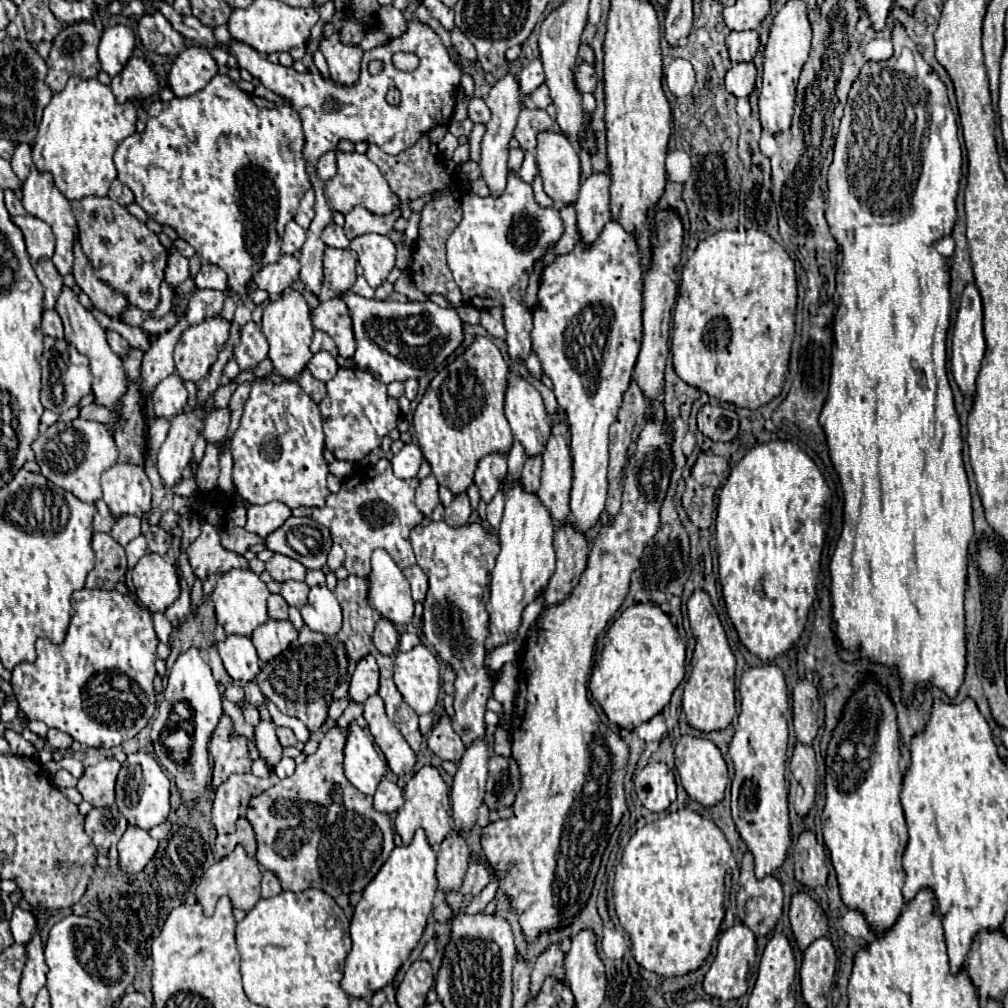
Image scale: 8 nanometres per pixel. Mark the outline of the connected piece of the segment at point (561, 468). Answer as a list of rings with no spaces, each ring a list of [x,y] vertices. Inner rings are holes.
[[[559,421],[551,427],[551,437],[543,451],[543,473],[541,487],[537,491],[543,505],[551,511],[557,523],[565,523],[569,515],[569,493],[571,493],[571,453],[567,423]]]

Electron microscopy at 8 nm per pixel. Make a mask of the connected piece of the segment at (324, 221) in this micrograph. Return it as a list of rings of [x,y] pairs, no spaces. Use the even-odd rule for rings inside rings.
[[[419,19],[407,21],[405,33],[391,39],[391,43],[373,47],[363,53],[361,75],[355,85],[335,85],[335,81],[331,81],[329,77],[325,79],[321,73],[297,73],[293,67],[271,63],[265,55],[259,55],[253,47],[241,41],[231,41],[229,51],[237,57],[239,67],[247,69],[255,79],[259,79],[267,89],[271,89],[279,97],[289,99],[289,103],[293,105],[293,109],[299,113],[303,121],[303,133],[305,133],[303,155],[307,161],[307,173],[309,173],[317,203],[315,203],[315,219],[307,229],[307,241],[299,257],[299,263],[301,263],[299,279],[303,281],[307,291],[319,297],[321,281],[323,281],[323,251],[325,251],[325,243],[319,239],[319,235],[333,219],[333,211],[323,195],[325,183],[317,177],[317,169],[315,169],[319,157],[327,151],[335,151],[341,139],[347,139],[351,143],[359,143],[359,141],[375,143],[387,155],[399,155],[401,151],[409,149],[411,145],[415,145],[415,141],[419,141],[421,135],[425,135],[433,127],[449,123],[457,103],[461,71],[451,61],[439,35]],[[395,51],[415,53],[421,61],[419,67],[411,73],[395,69],[395,65],[391,63],[391,55]],[[371,59],[381,59],[385,63],[385,69],[379,75],[367,73],[367,65]],[[389,87],[397,87],[401,91],[399,105],[389,105],[385,101],[385,93]],[[449,107],[451,107],[451,117],[449,117]]]

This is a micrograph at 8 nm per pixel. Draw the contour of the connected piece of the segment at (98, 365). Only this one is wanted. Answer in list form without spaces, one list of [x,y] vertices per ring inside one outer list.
[[[63,287],[63,291],[59,293],[57,297],[57,303],[55,303],[55,311],[61,315],[63,319],[63,325],[65,325],[65,339],[69,343],[73,343],[77,347],[79,353],[87,355],[91,359],[91,371],[93,371],[93,377],[95,377],[95,383],[93,383],[93,393],[95,393],[95,403],[99,405],[105,405],[113,411],[119,413],[119,397],[127,391],[127,375],[121,367],[121,357],[117,353],[111,351],[107,339],[105,339],[105,331],[101,329],[101,325],[95,321],[95,317],[91,315],[89,309],[85,309],[81,303],[79,303],[79,297],[69,289],[69,287]]]

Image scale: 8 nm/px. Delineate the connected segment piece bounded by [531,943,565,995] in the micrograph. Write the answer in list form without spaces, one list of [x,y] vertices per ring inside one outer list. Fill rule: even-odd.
[[[559,943],[549,945],[535,961],[533,973],[531,973],[531,993],[537,995],[545,977],[557,977],[561,979],[565,975],[565,967],[563,967],[563,951]]]

